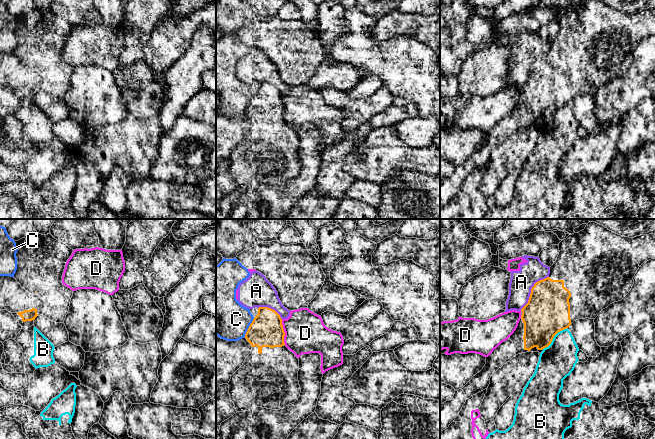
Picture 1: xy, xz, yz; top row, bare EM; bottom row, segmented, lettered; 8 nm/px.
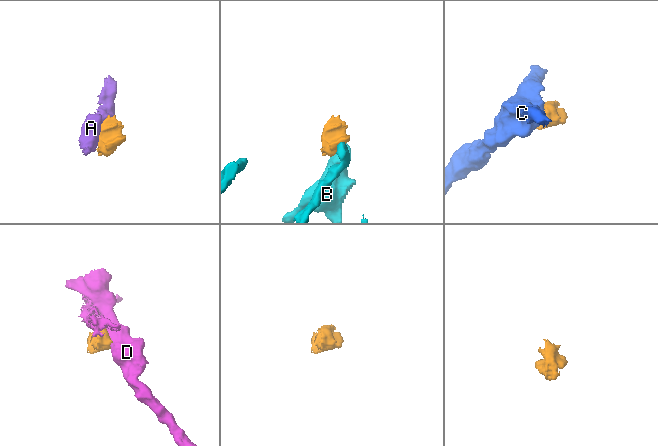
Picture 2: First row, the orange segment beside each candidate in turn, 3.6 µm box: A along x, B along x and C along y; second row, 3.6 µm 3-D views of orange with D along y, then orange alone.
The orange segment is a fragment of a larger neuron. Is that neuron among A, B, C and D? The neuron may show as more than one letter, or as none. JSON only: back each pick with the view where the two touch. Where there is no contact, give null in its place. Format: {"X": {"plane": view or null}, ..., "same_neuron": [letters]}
{"same_neuron": []}

